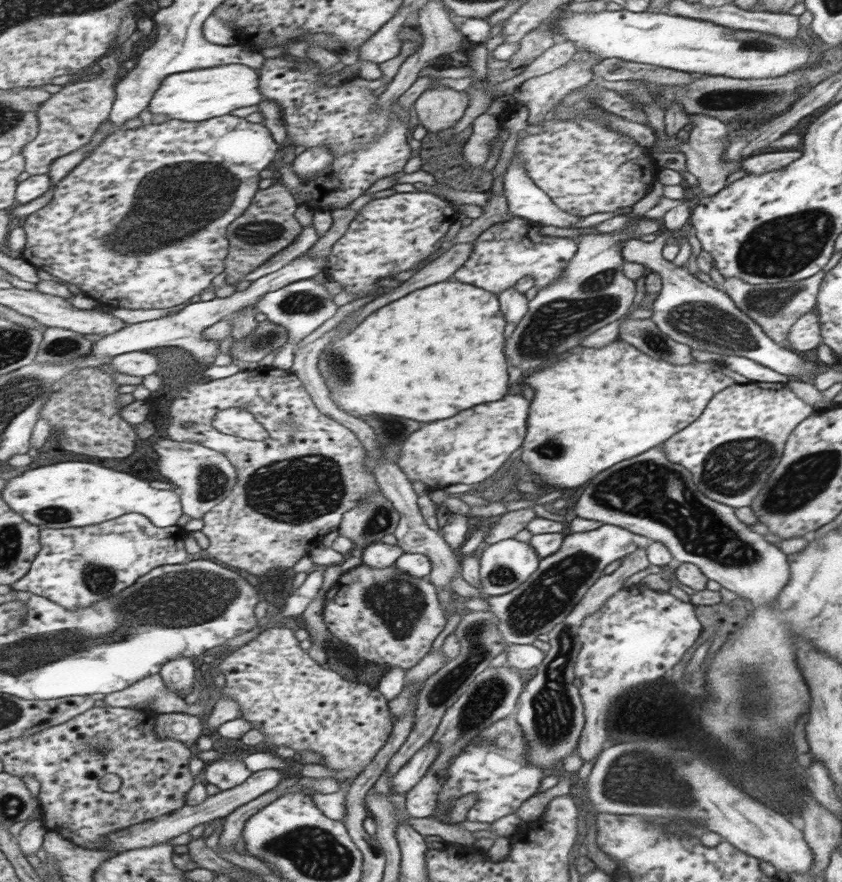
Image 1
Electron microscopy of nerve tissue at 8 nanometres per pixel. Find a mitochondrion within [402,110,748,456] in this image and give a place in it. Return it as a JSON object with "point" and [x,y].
{"point":[557,323]}

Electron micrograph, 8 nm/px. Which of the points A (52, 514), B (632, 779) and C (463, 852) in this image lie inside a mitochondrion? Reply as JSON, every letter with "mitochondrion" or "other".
{"A":"mitochondrion","B":"mitochondrion","C":"other"}

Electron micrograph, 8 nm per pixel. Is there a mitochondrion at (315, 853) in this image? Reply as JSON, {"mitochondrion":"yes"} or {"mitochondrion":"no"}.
{"mitochondrion":"yes"}

